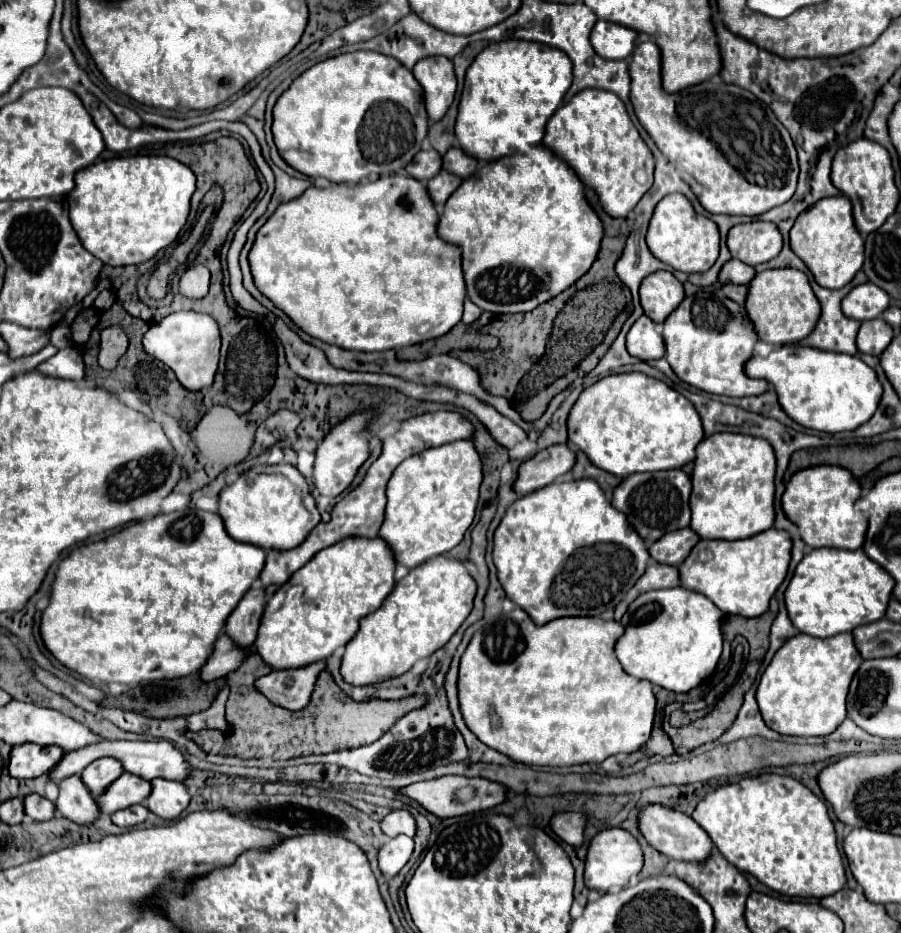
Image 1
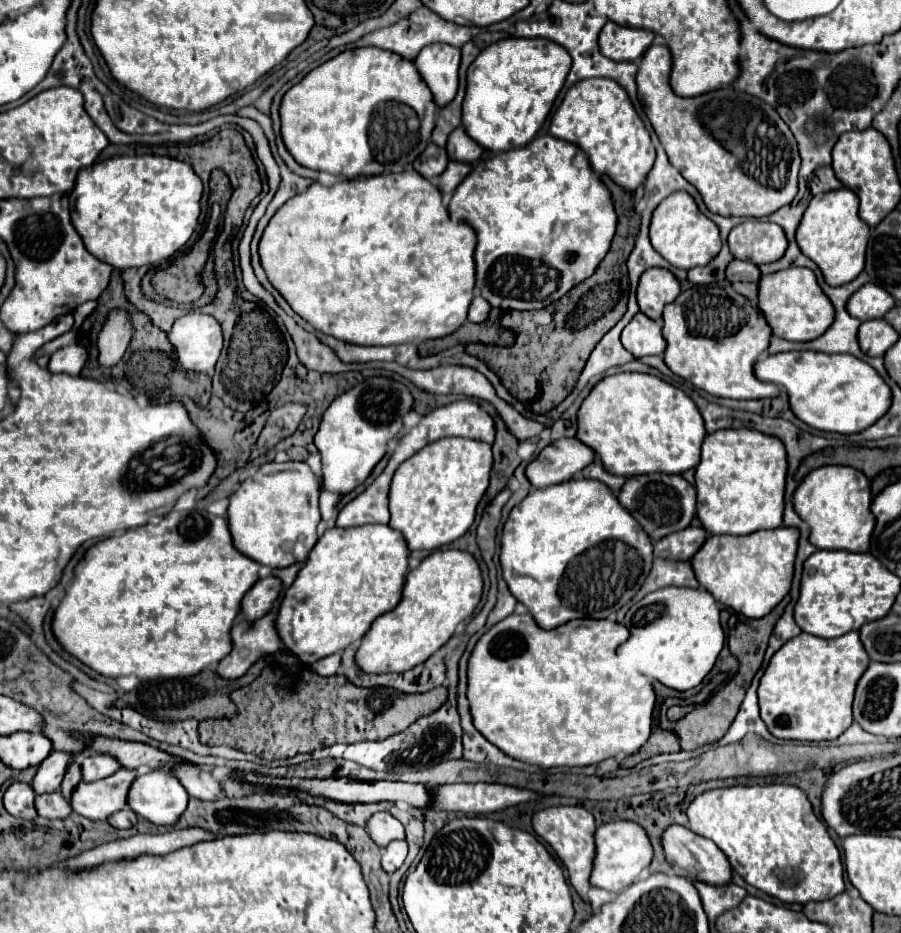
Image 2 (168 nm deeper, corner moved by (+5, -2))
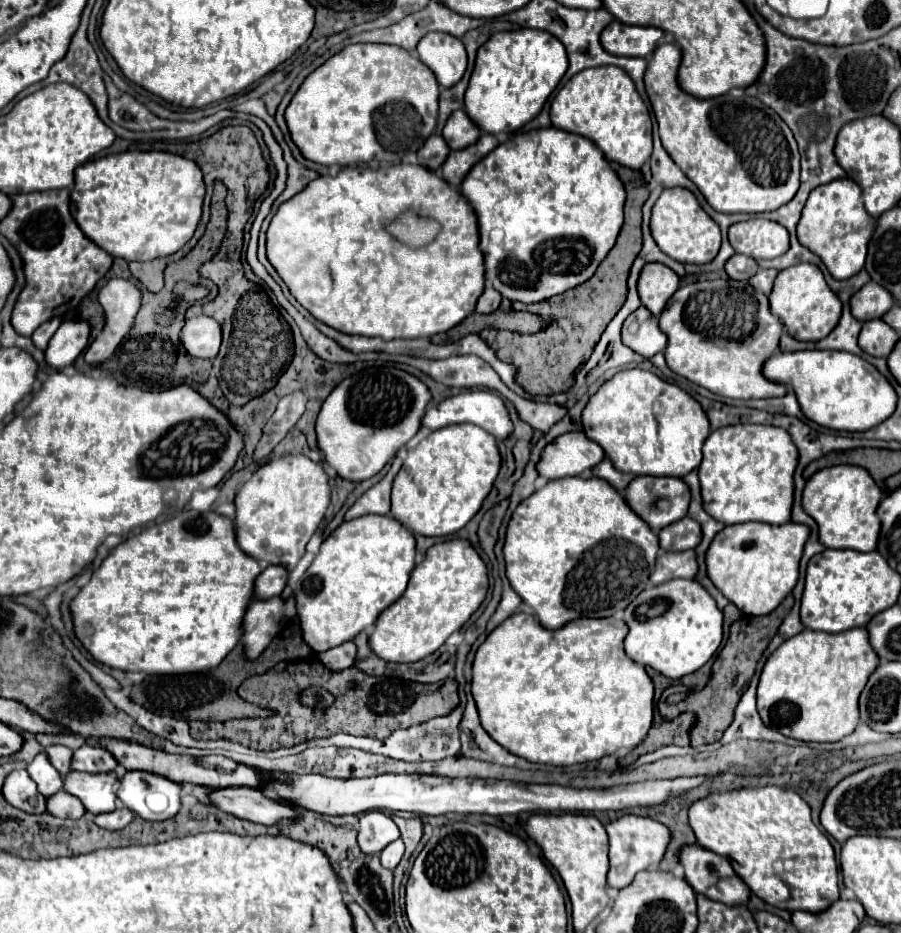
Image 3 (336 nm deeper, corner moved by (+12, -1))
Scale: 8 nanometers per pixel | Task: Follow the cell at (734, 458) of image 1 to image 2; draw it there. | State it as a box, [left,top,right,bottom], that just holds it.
[695,428,787,536]

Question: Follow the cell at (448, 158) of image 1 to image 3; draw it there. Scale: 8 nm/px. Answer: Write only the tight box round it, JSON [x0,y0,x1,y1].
[442,109,480,149]

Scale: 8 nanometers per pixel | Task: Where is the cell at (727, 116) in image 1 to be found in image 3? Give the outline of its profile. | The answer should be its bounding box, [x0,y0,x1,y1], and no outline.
[644,45,800,213]

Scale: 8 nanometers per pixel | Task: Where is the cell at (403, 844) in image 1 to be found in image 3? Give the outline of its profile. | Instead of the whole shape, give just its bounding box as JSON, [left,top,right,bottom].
[380,839,404,869]

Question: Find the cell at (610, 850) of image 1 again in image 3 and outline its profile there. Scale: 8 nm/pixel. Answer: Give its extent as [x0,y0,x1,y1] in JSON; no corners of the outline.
[606,815,670,889]

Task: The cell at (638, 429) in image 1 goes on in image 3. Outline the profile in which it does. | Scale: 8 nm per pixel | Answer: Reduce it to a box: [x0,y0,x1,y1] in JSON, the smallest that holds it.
[582,369,710,477]

